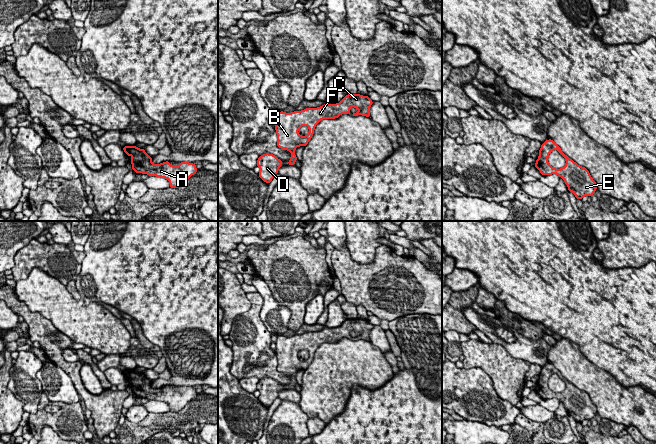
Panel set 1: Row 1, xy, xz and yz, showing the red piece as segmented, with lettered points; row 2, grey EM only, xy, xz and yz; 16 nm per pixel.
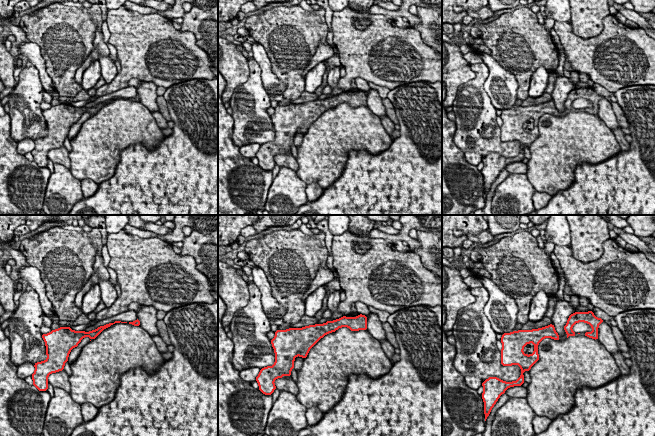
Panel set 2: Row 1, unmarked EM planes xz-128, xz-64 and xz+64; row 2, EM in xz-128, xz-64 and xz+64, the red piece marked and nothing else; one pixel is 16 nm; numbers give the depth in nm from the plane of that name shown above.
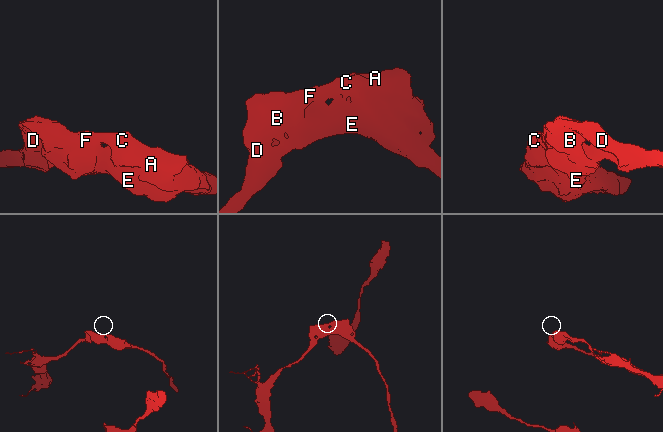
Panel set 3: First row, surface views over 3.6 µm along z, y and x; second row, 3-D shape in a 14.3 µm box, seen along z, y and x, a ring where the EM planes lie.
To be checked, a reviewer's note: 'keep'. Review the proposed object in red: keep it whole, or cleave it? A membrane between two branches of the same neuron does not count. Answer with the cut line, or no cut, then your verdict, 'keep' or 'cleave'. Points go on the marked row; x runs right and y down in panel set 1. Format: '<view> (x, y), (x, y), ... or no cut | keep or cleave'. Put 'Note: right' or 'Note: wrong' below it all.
no cut | keep
Note: right

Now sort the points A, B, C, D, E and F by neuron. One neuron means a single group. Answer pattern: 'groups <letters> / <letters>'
groups A B C D E F

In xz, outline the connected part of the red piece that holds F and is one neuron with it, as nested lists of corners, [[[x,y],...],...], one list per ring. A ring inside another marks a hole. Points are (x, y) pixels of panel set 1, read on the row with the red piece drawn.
[[[348,94],[341,102],[336,104],[328,104],[318,108],[306,108],[301,111],[294,111],[291,113],[278,112],[276,116],[275,130],[277,134],[277,147],[291,152],[291,158],[288,165],[295,165],[297,157],[294,153],[299,146],[306,146],[314,134],[316,125],[322,119],[335,119],[341,114],[349,114],[350,108],[355,107],[359,111],[352,113],[352,116],[366,116],[370,117],[370,106],[373,101],[367,96],[360,94]],[[307,125],[309,133],[302,136],[298,133],[300,127]]]

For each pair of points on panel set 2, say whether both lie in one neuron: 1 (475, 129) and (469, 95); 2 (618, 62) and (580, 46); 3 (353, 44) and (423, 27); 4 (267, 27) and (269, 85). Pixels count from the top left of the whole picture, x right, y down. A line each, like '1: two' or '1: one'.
1: one
2: one
3: two
4: two

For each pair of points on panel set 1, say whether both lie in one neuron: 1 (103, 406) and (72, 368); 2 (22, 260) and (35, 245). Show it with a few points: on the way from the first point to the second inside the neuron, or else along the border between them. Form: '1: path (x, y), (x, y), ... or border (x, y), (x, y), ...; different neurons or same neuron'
1: path (92, 401), (81, 390), (76, 379); same neuron
2: path (26, 256), (33, 249); same neuron

